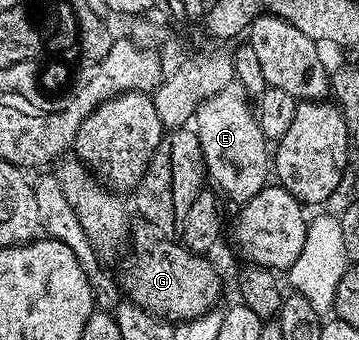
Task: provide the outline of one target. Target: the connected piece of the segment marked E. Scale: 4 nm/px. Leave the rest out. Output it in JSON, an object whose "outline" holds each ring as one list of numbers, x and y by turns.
{"outline":[[232,92,216,93,201,102,196,109,194,132,200,137,204,167,207,176,216,180,215,188,221,194,224,192,233,197,236,203,243,203,261,193,269,184,270,145,260,130,253,106,251,109,239,92]]}

